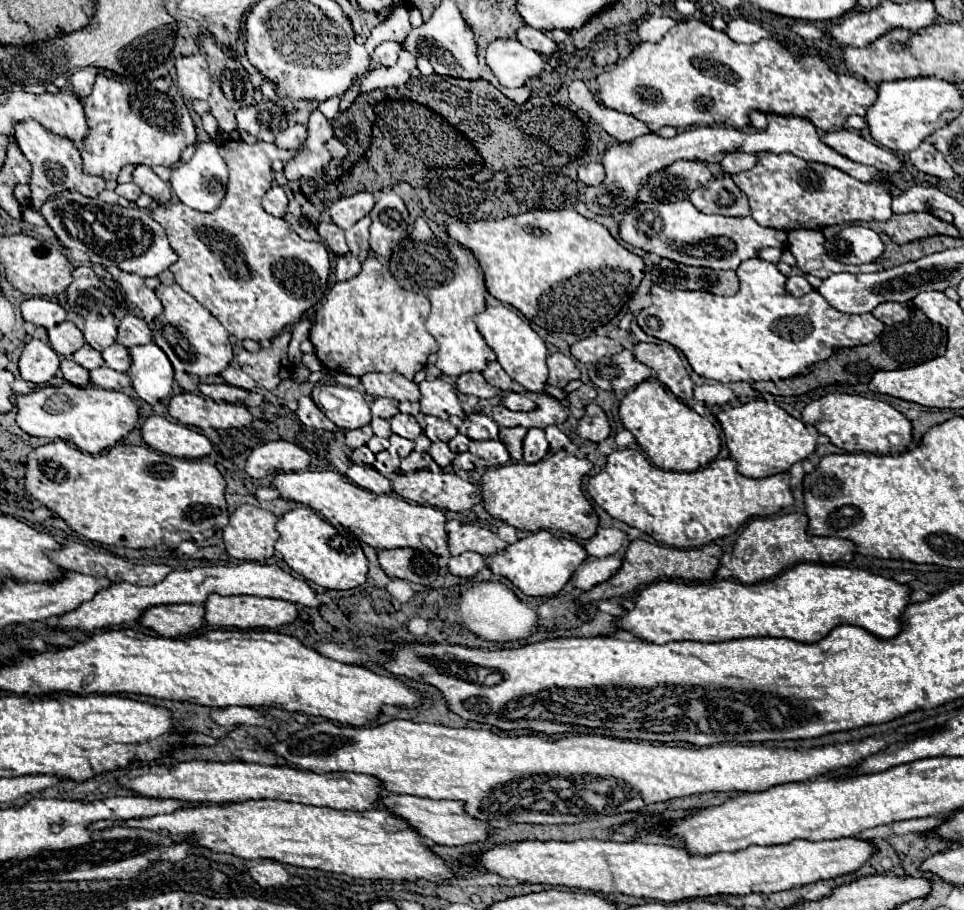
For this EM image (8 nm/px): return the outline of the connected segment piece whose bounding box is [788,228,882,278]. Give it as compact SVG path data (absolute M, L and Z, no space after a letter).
M800 228L800 230L790 230L788 232L788 248L796 256L800 272L814 274L818 278L828 278L836 272L858 274L858 272L878 272L878 270L882 270L882 266L878 262L858 264L858 266L836 262L834 258L830 258L826 254L824 242L826 242L826 238L820 230Z

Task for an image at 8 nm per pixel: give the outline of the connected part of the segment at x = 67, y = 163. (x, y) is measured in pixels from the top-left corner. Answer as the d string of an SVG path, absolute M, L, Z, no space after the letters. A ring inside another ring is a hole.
M26 120L26 122L18 122L14 126L14 138L18 148L22 150L22 154L28 158L28 162L32 164L32 174L30 174L30 206L38 212L42 202L50 196L54 196L56 192L60 192L62 188L68 190L76 190L88 198L98 198L98 194L104 190L104 180L100 176L86 176L82 172L82 156L76 150L76 146L64 138L58 136L50 130L46 130L42 124L38 124L36 120Z

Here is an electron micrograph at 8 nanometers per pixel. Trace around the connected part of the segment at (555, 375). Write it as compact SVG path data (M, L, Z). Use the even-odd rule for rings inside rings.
M560 352L550 354L546 364L548 364L548 370L550 370L550 376L548 376L548 384L550 384L550 386L564 388L568 380L580 378L580 372L578 372L578 368L574 366L574 362L572 362L570 358L566 358L564 354L560 354Z

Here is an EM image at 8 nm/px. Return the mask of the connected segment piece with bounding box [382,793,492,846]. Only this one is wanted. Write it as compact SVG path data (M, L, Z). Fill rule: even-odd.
M386 793L382 802L386 804L390 812L408 820L410 826L418 830L420 836L430 838L436 844L466 846L474 842L484 842L492 830L486 820L478 820L466 814L462 800L430 800L430 798L418 798L418 796L408 796L408 794Z

